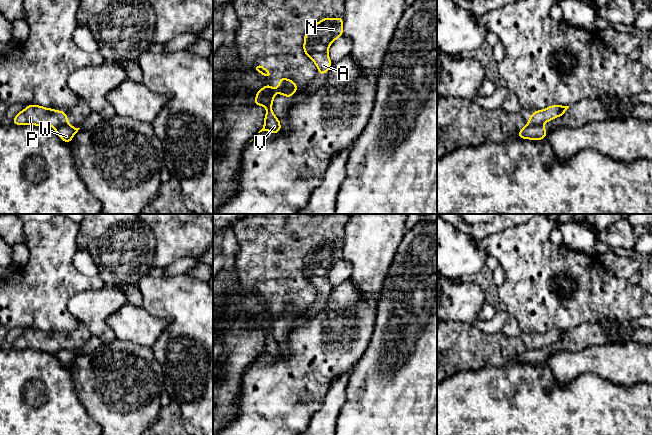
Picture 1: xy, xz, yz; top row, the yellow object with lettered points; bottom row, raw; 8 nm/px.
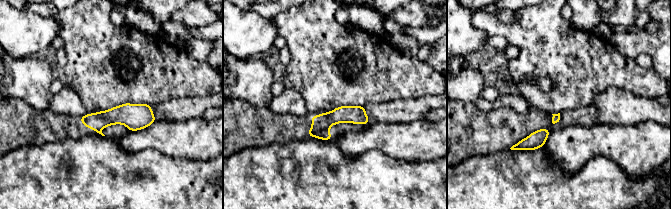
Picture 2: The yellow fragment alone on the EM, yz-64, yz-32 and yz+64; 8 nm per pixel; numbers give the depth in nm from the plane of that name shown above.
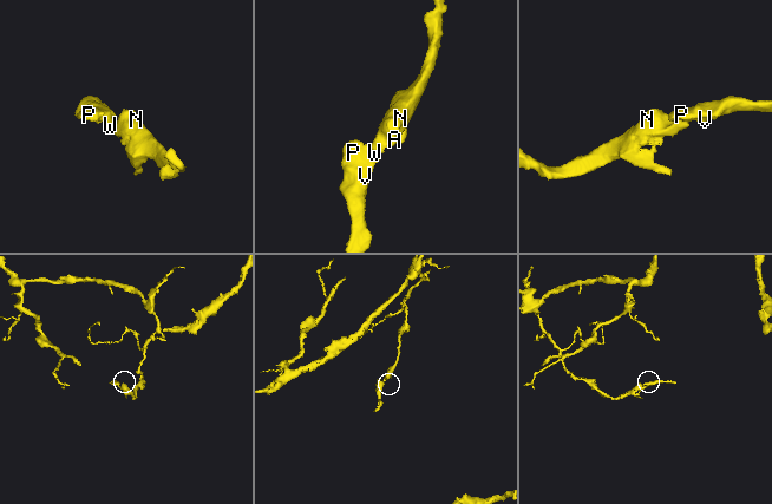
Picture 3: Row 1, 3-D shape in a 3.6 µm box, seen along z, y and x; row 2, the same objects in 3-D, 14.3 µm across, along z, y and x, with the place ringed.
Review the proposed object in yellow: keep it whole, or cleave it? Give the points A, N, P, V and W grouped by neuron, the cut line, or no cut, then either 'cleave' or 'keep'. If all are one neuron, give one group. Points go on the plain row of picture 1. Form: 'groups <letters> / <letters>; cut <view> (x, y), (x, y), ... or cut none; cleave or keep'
groups A N W / P V; cut yz (542, 347), (527, 349); cleave

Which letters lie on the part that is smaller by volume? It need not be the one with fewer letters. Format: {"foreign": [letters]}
{"foreign": ["P", "V"]}

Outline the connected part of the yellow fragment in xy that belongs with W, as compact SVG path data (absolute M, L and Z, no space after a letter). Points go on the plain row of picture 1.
M69 348L54 351L57 359L67 368L69 368L73 362L73 360L78 356L80 352L76 352L74 350L70 350Z

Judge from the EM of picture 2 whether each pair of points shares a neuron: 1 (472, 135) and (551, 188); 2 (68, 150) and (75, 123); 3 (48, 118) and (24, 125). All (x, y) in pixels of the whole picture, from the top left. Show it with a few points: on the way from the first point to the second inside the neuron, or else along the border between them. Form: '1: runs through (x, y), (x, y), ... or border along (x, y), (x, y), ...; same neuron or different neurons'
1: border along (509, 148), (473, 156); different neurons
2: border along (85, 129), (77, 138), (48, 143); different neurons
3: runs through (42, 124), (30, 125); same neuron

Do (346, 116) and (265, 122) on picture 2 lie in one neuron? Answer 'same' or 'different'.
same

